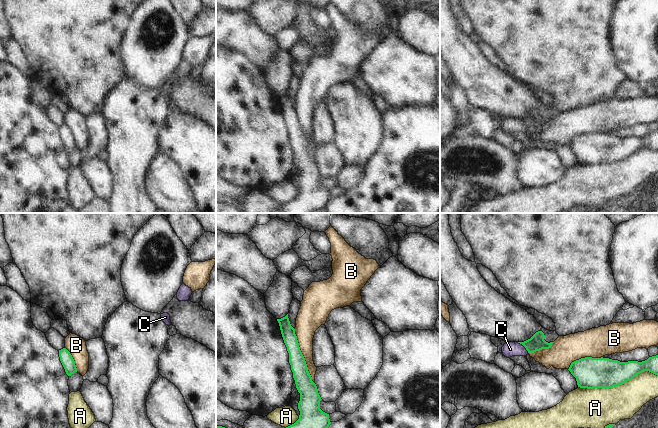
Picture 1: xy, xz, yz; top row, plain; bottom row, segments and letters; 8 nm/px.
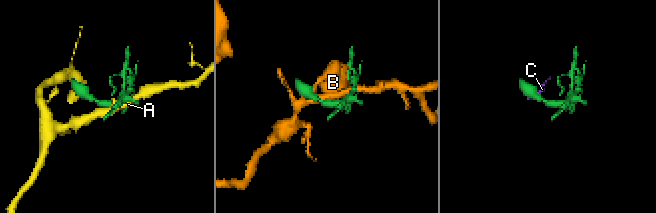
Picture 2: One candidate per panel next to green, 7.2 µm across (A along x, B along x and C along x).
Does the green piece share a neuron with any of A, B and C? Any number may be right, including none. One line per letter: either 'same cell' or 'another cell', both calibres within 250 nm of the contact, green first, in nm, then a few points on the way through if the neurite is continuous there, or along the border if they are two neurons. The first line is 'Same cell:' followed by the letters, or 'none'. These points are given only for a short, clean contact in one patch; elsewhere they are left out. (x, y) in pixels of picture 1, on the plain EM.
Same cell: none
A: another cell; calibres 240 and 320 nm
B: another cell; calibres 150 and 170 nm
C: another cell; calibres 130 and 120 nm; border yz (517, 118), (528, 128)

